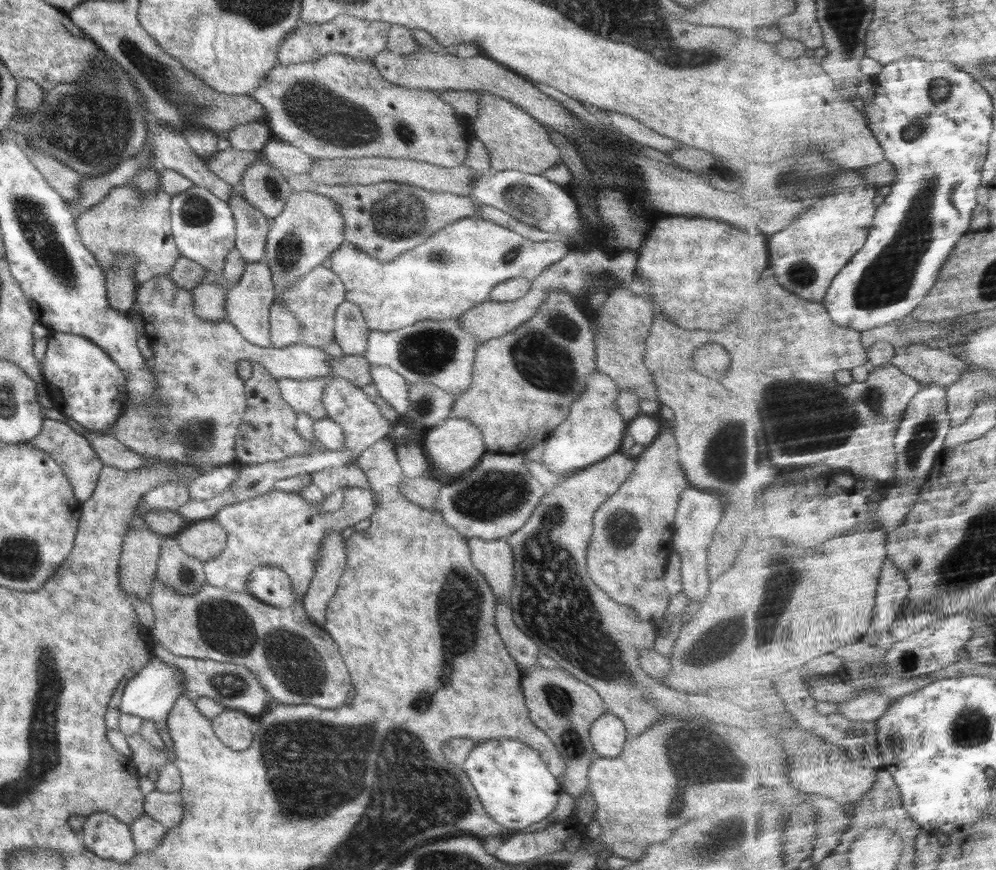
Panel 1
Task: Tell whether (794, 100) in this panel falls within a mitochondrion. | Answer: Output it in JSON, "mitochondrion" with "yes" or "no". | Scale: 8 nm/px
{"mitochondrion":"no"}

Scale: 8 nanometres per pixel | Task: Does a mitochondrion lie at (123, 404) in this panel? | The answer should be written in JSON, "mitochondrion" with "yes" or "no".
{"mitochondrion":"no"}

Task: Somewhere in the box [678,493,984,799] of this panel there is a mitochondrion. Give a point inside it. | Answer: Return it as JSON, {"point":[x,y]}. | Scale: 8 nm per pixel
{"point":[785,569]}

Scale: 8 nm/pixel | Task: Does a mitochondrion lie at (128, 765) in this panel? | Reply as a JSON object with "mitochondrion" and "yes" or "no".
{"mitochondrion":"no"}

